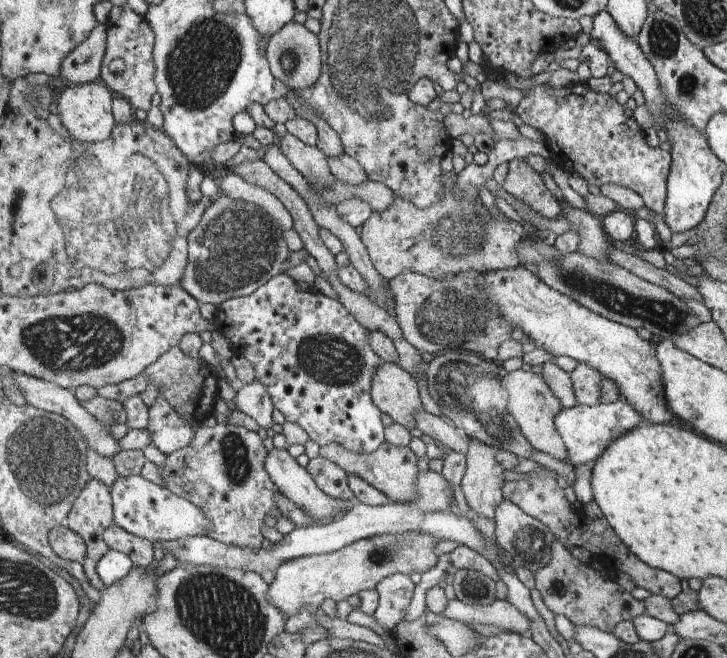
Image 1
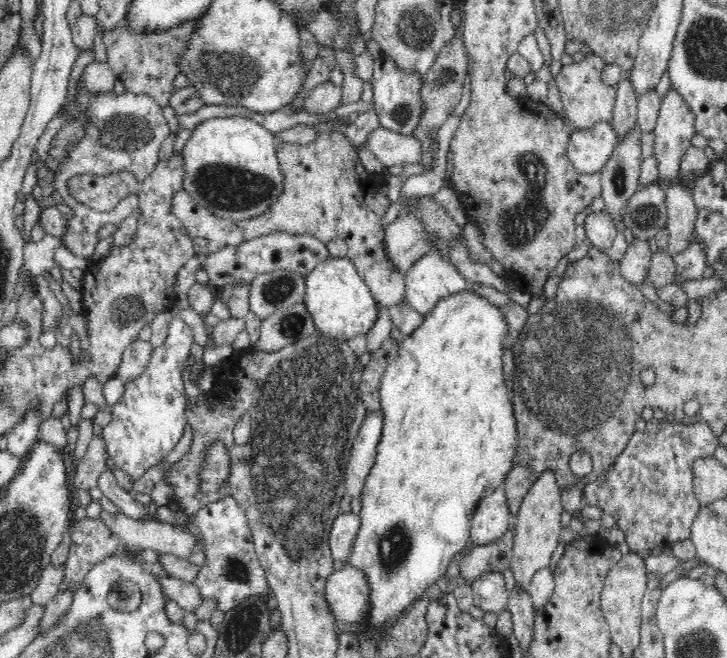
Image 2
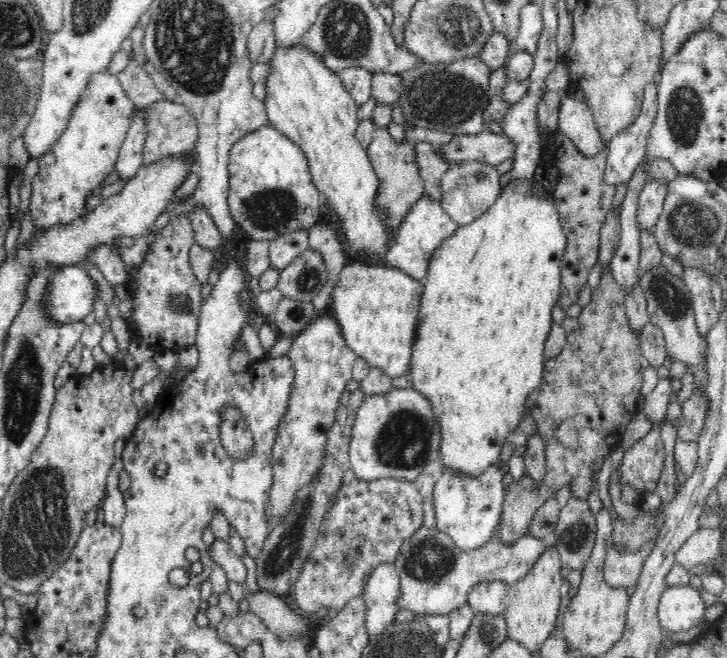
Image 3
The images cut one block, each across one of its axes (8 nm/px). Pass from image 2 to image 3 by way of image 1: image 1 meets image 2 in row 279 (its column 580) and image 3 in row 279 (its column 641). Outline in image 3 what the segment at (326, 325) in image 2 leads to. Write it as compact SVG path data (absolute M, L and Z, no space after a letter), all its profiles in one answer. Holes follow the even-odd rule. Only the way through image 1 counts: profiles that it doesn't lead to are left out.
M349 261L340 271L336 287L331 293L332 301L327 311L340 324L345 343L359 358L365 358L370 366L378 367L388 376L396 378L404 375L408 377L412 343L417 329L417 312L421 303L423 285L420 281L408 276L401 270L390 266L368 264L365 261Z

